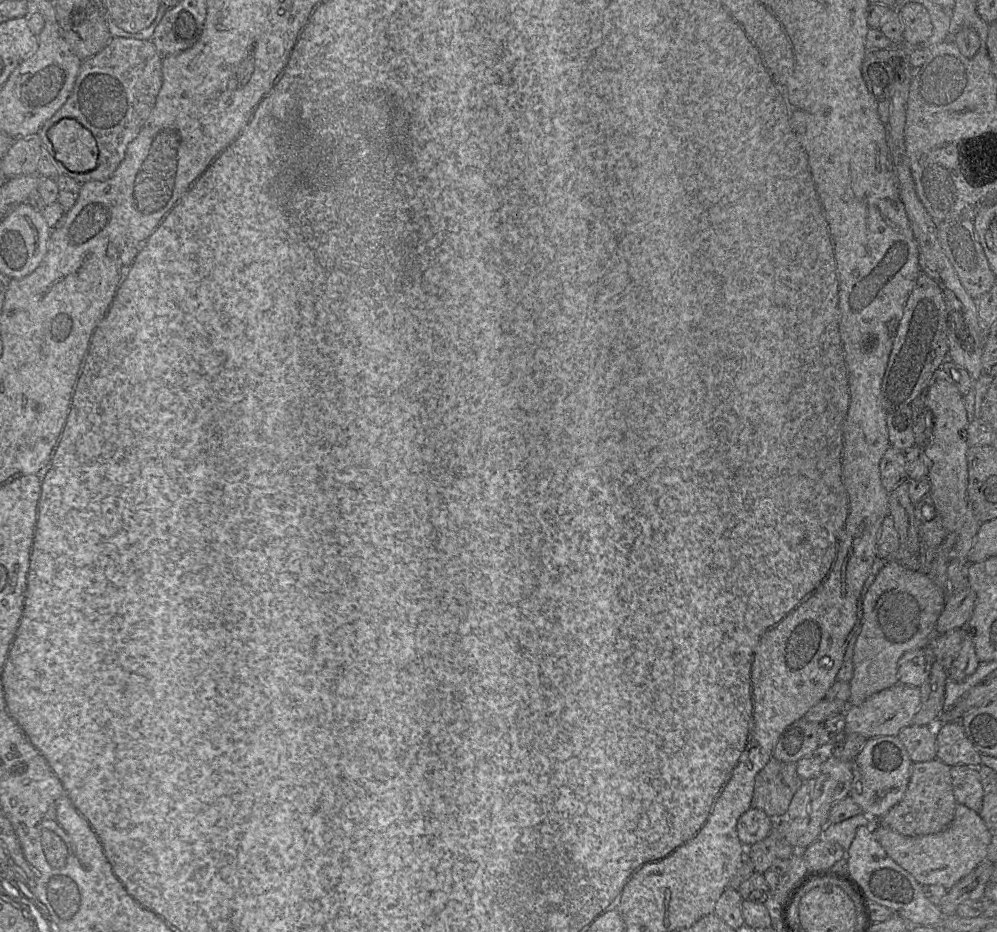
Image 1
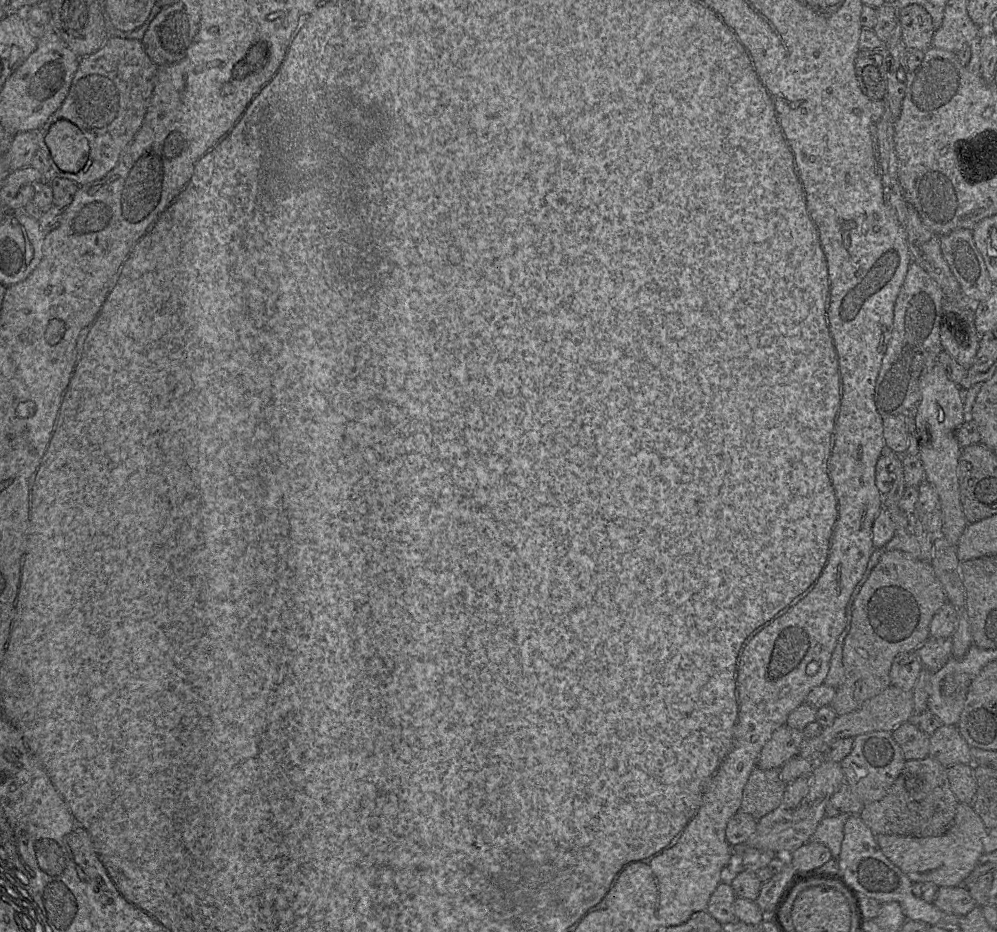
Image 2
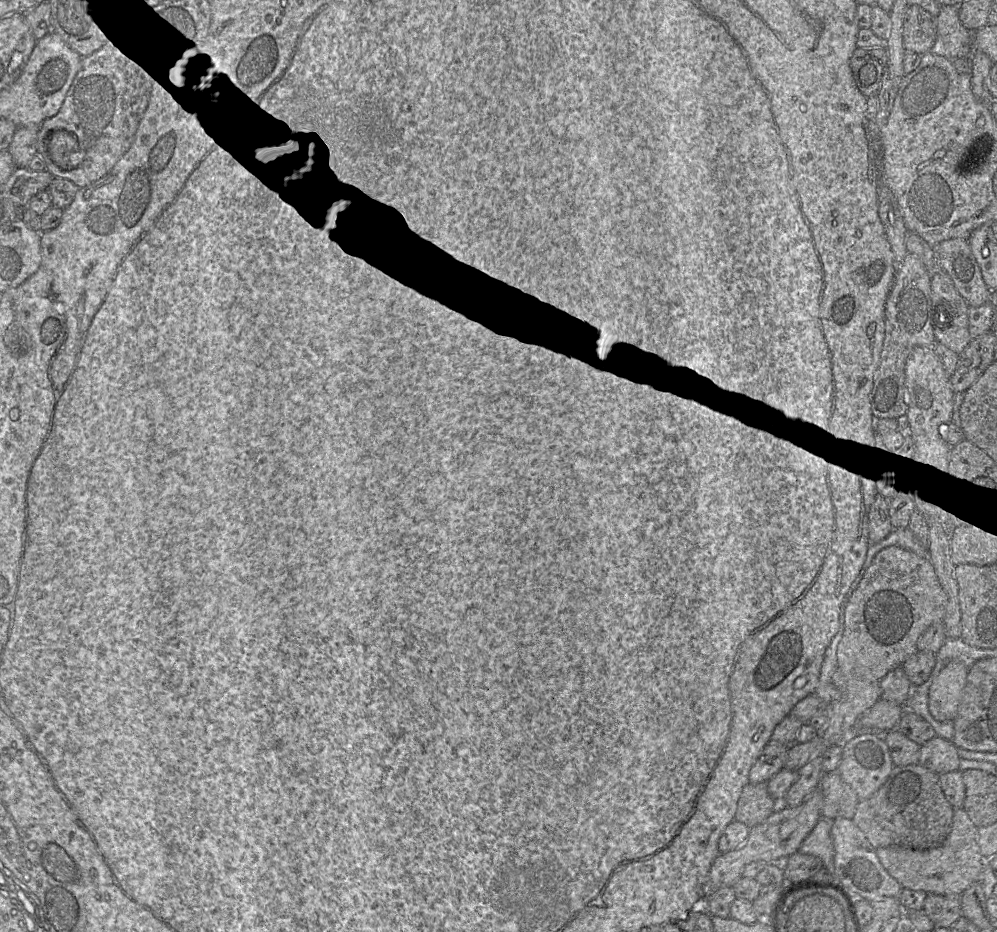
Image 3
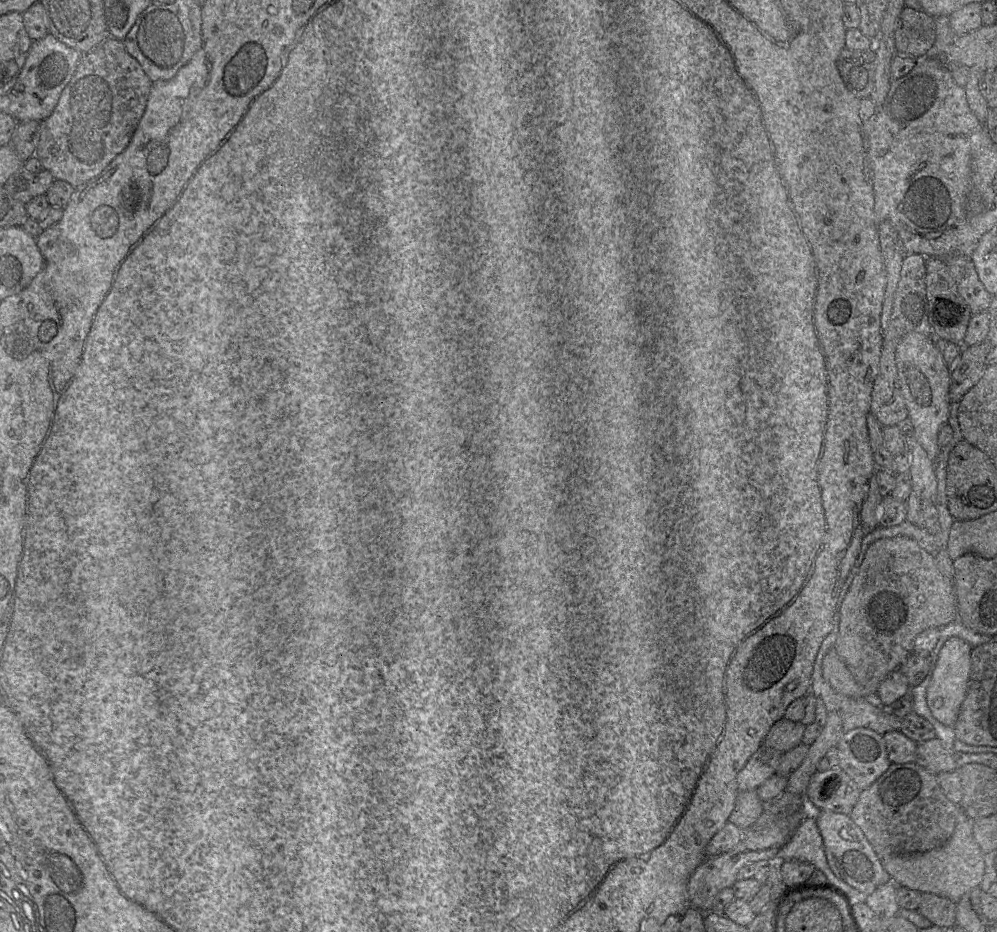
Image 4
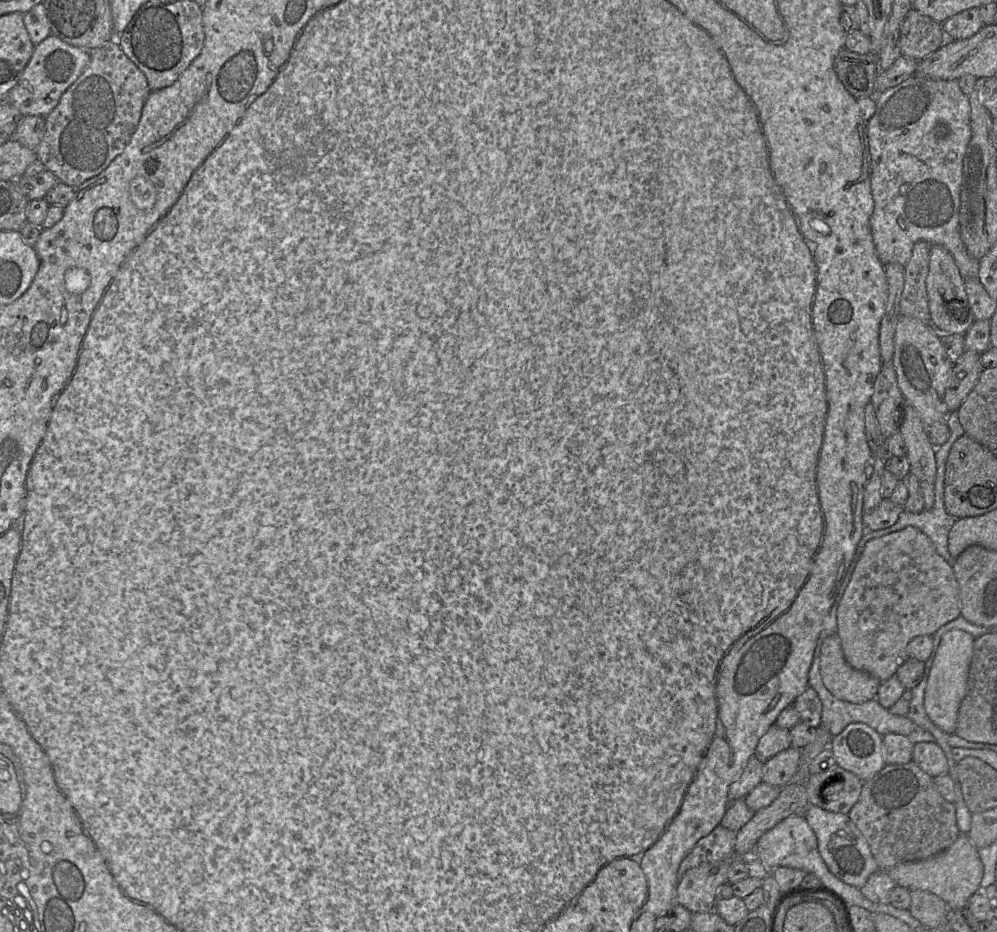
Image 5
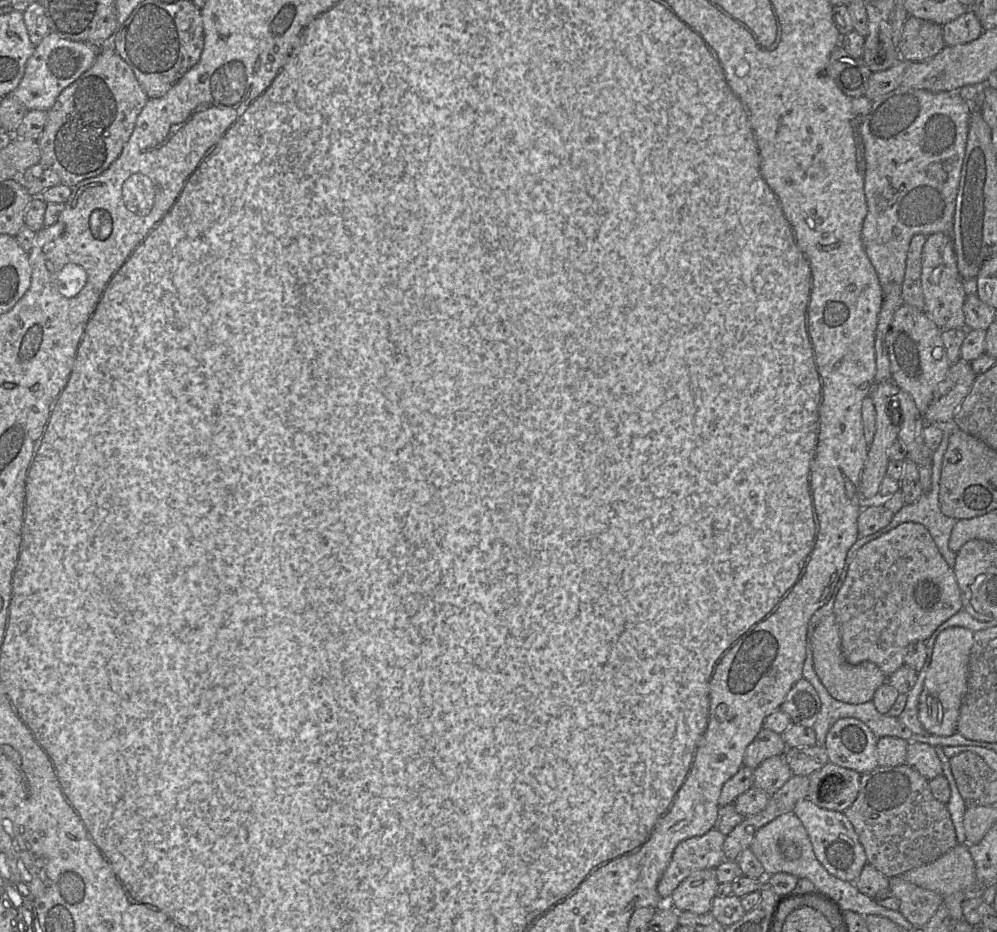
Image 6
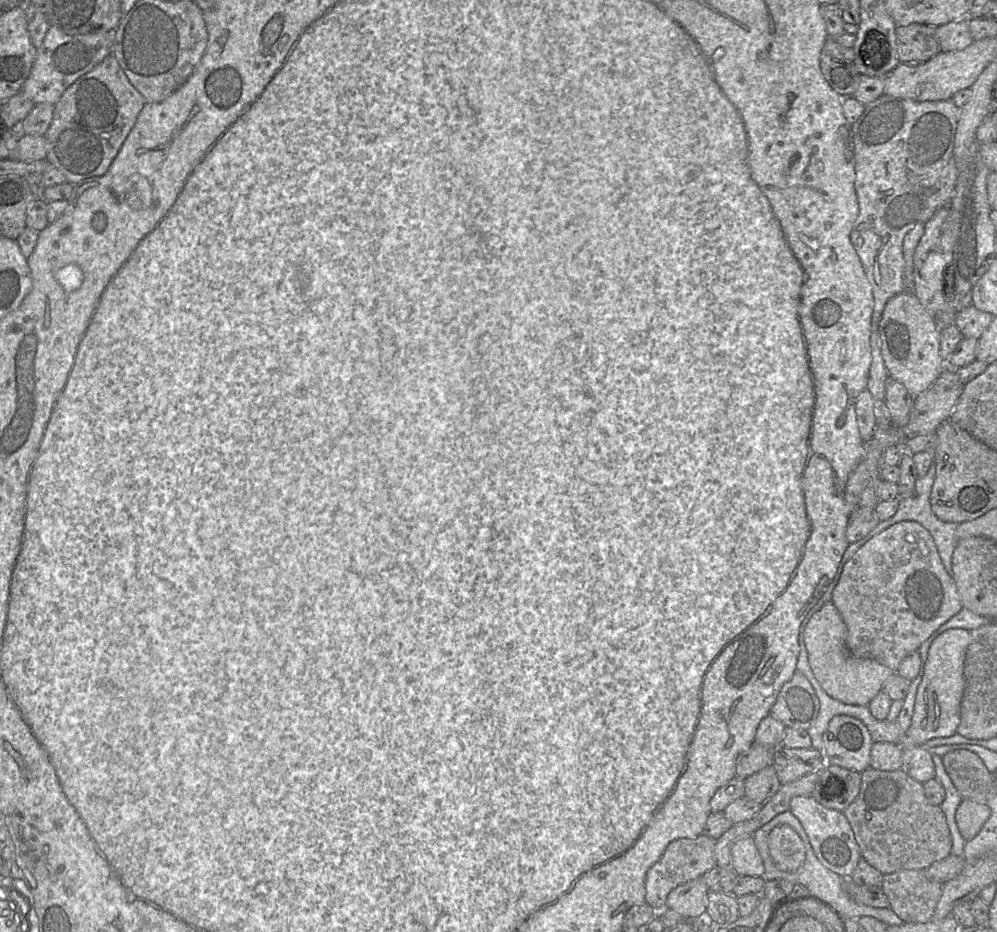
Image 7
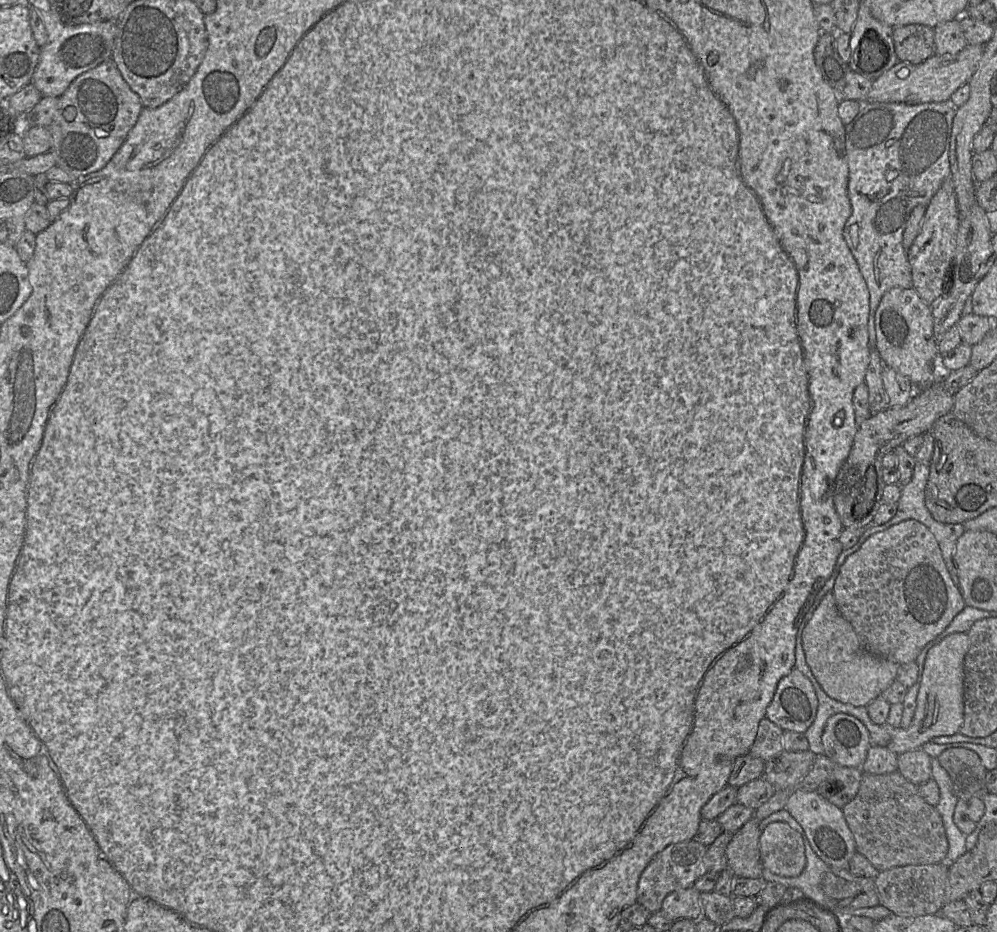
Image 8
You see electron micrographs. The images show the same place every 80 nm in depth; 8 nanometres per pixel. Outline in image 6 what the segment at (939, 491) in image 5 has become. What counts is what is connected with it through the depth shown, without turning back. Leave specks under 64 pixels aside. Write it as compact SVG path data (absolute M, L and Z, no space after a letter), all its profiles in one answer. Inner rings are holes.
M951 420L951 421L944 423L942 425L942 428L943 428L943 432L944 432L943 439L942 439L940 445L938 446L938 448L935 451L933 451L933 455L932 455L932 463L931 463L932 486L931 486L930 491L922 493L922 495L919 497L919 499L911 504L905 503L896 513L894 513L891 522L887 526L881 528L874 534L870 534L867 537L866 536L859 537L855 541L855 543L850 547L850 549L847 552L845 564L844 564L844 567L843 567L841 575L840 575L841 582L845 579L849 565L853 561L857 551L864 544L881 536L882 534L887 533L888 531L892 530L893 528L897 527L899 524L904 523L904 522L915 522L915 523L922 524L929 531L933 541L935 542L939 552L941 553L941 555L943 556L943 558L945 559L947 564L951 568L953 568L954 562L955 562L955 552L953 552L949 548L949 538L950 538L952 528L954 527L957 520L954 518L948 517L942 513L942 511L940 509L940 505L939 505L939 486L940 486L940 477L941 477L941 468L942 468L943 457L944 457L944 454L948 448L949 438L950 438L951 434L955 430L958 429L958 426L953 420Z

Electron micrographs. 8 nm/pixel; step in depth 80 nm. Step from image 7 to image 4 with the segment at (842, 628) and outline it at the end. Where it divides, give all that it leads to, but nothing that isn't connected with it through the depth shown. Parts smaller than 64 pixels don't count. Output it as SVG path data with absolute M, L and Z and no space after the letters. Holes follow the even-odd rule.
M834 646L823 658L822 673L829 685L838 693L853 698L864 698L863 687L855 680Z

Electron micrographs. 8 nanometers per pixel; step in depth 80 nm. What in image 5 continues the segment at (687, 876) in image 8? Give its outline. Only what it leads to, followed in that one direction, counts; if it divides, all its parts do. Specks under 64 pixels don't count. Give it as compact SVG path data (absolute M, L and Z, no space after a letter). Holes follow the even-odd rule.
M716 826L708 835L698 840L690 853L682 860L678 874L679 878L686 871L705 862L719 862L733 859L735 853L736 832Z

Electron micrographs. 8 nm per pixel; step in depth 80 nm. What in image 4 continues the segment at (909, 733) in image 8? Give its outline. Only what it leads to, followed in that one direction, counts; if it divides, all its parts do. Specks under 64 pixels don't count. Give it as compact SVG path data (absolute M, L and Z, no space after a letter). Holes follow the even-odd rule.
M950 637L939 651L927 687L927 704L933 717L945 726L953 727L956 723L961 704L965 698L970 670L972 666L972 649L968 642L959 637Z

